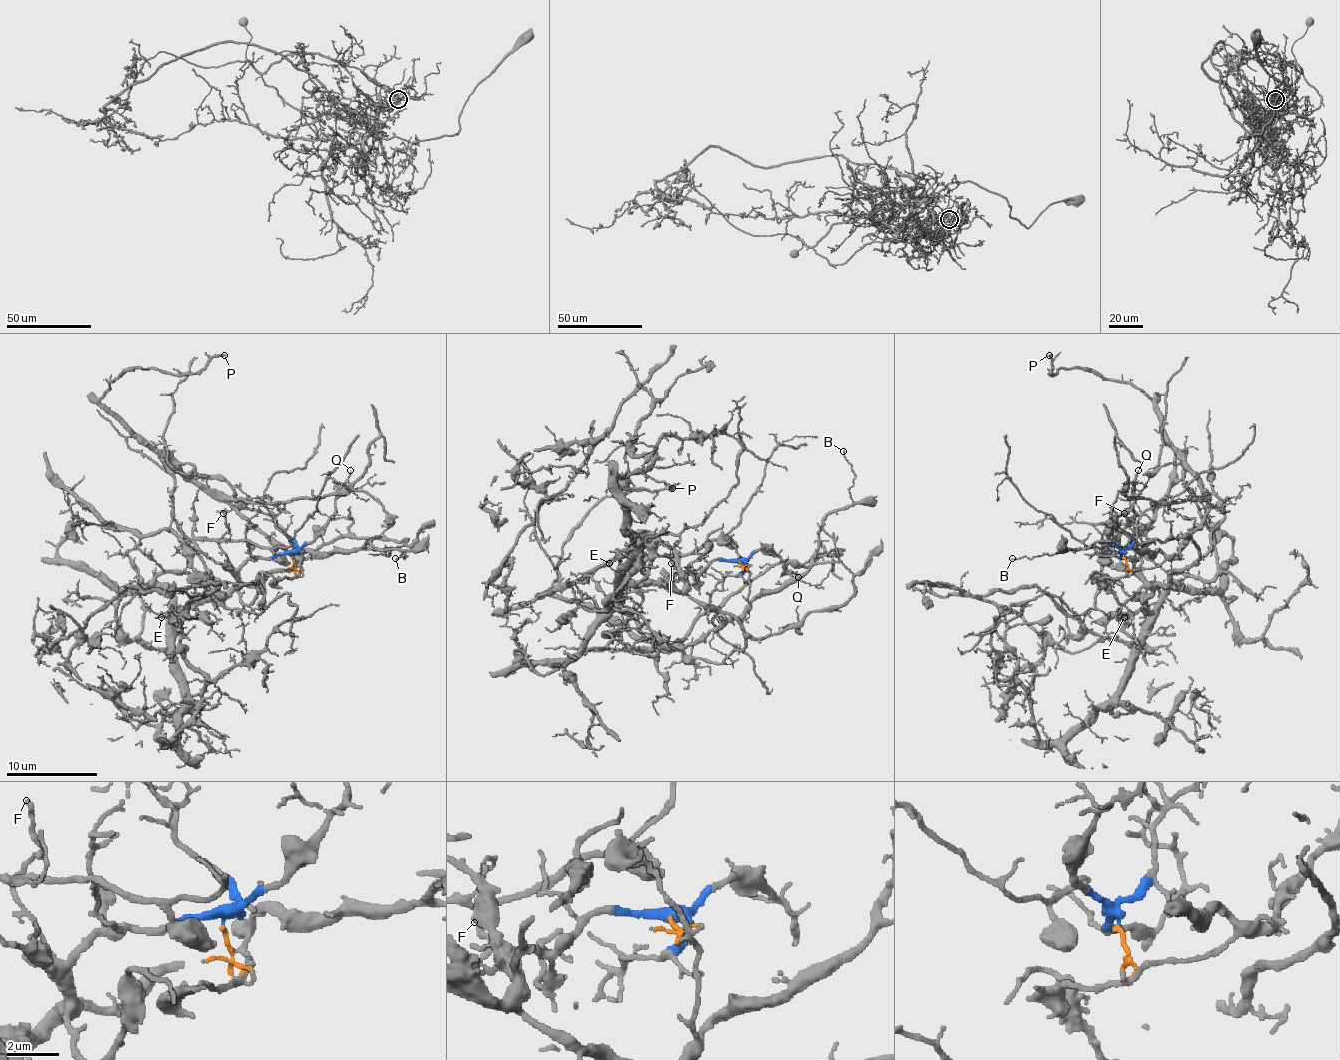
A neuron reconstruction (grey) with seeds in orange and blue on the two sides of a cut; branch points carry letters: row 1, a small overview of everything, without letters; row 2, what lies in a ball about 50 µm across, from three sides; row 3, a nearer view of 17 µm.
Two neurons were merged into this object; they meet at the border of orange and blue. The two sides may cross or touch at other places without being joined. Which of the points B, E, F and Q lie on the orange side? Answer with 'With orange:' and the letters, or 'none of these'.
With orange: B

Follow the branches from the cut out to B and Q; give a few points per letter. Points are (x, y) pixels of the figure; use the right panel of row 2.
B: (1124, 557), (1133, 573), (1156, 568), (1165, 559), (1163, 552), (1108, 541), (1011, 559)
Q: (1124, 554), (1110, 541), (1110, 527), (1133, 504), (1137, 470)

